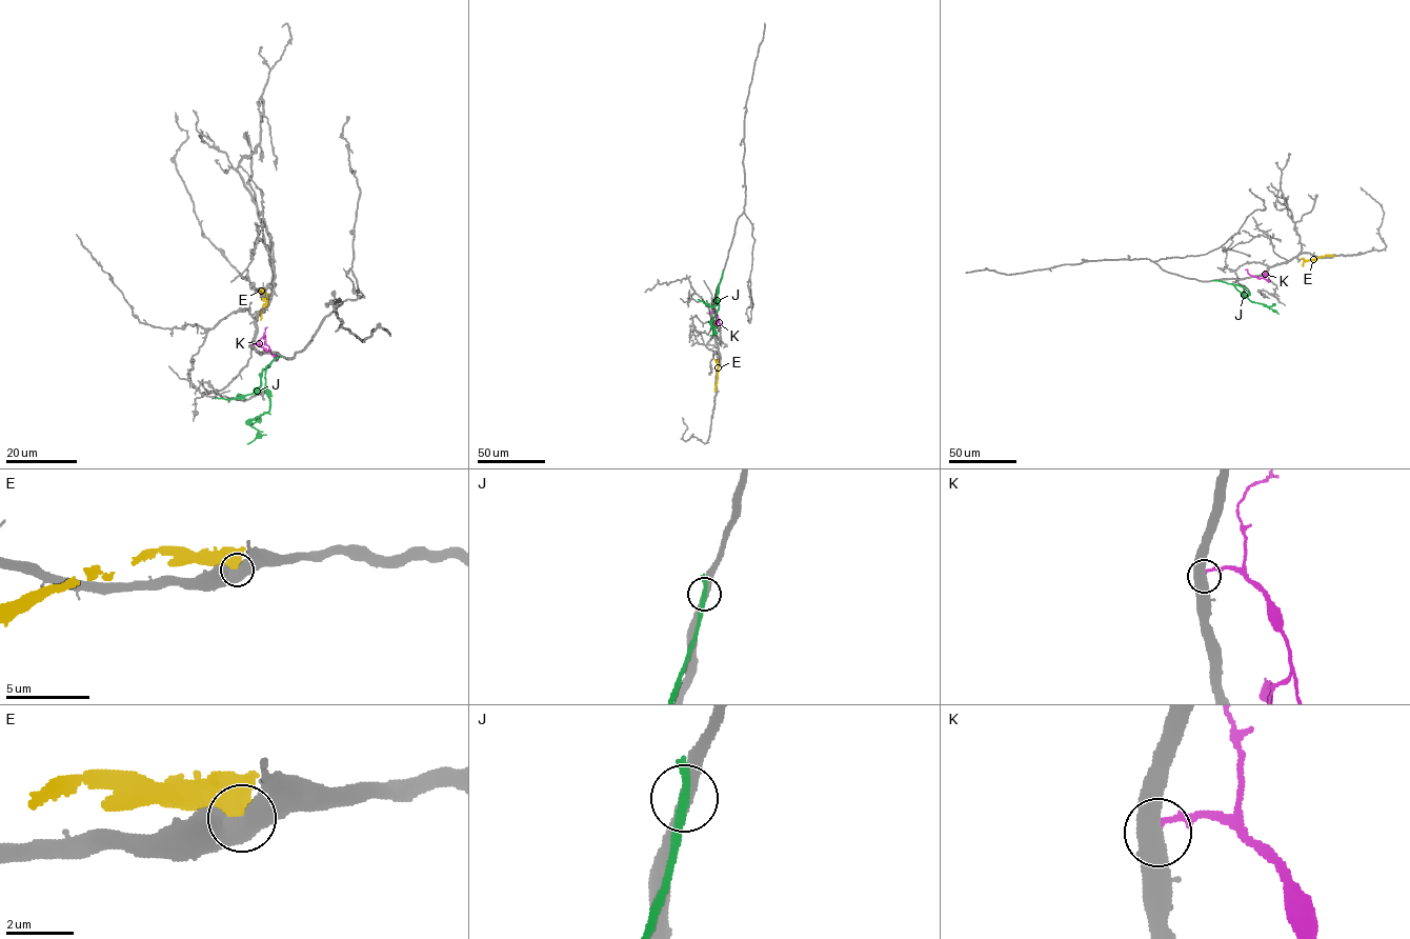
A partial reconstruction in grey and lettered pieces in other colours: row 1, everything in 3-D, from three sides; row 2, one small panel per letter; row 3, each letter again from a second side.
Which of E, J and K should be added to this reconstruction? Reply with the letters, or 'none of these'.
none of these

